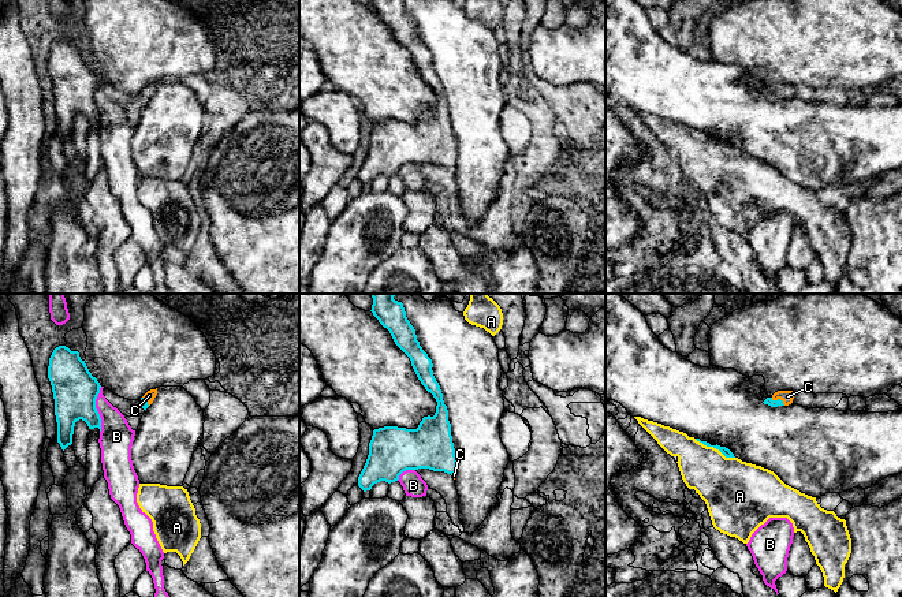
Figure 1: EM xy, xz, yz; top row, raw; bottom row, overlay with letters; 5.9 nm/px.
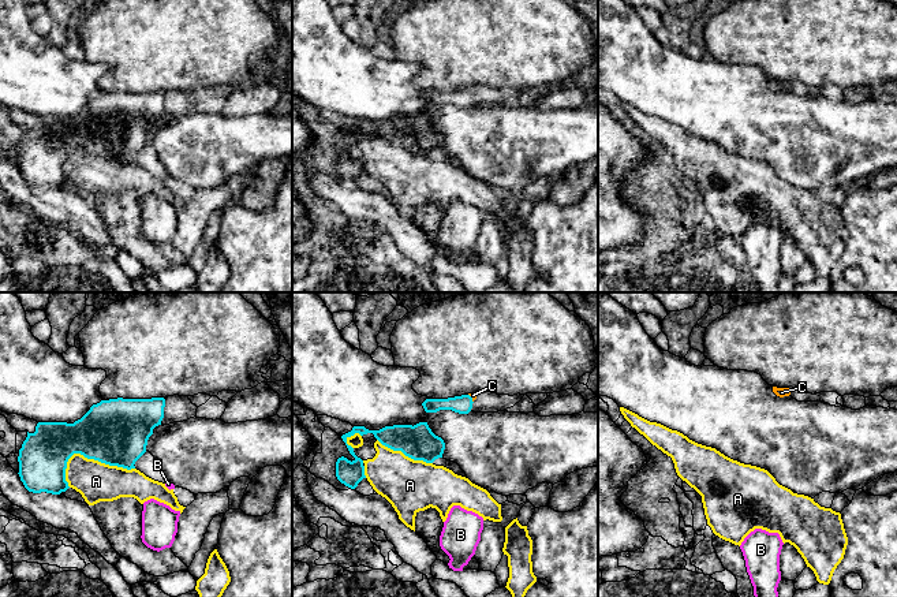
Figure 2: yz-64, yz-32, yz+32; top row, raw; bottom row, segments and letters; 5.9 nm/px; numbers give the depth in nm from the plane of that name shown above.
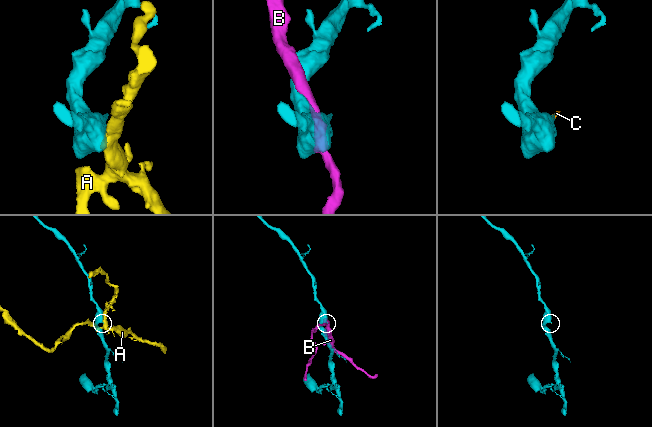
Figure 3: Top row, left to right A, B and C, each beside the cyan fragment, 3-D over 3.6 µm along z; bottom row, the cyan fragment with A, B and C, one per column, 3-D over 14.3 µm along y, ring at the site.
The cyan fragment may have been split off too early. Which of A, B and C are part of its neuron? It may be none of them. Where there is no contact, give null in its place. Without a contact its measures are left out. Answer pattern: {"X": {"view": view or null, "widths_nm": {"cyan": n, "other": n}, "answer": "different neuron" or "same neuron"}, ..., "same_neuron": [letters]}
{"A": {"view": "yz", "widths_nm": {"cyan": 50, "other": 340}, "answer": "different neuron"}, "B": {"view": "xy", "widths_nm": {"cyan": 260, "other": 200}, "answer": "different neuron"}, "C": {"view": "yz", "widths_nm": {"cyan": 50, "other": 70}, "answer": "same neuron"}, "same_neuron": ["C"]}

